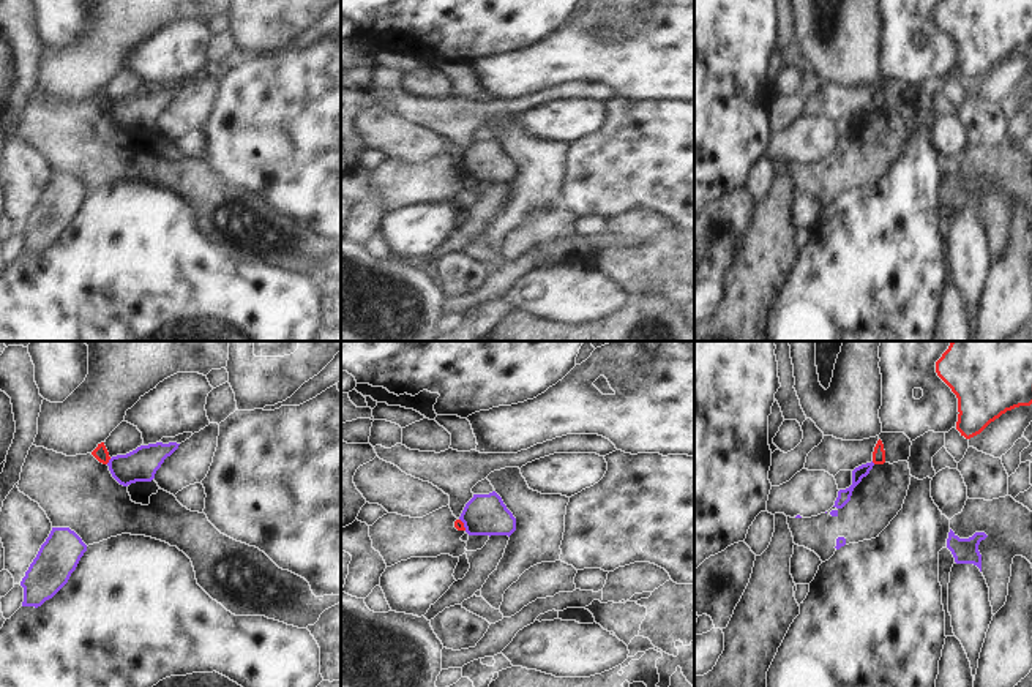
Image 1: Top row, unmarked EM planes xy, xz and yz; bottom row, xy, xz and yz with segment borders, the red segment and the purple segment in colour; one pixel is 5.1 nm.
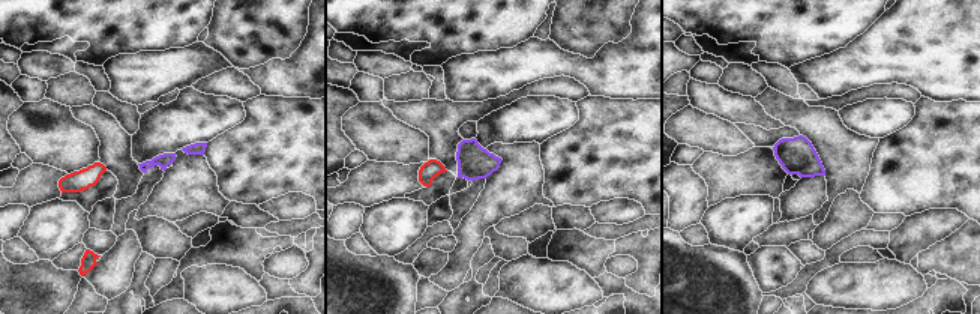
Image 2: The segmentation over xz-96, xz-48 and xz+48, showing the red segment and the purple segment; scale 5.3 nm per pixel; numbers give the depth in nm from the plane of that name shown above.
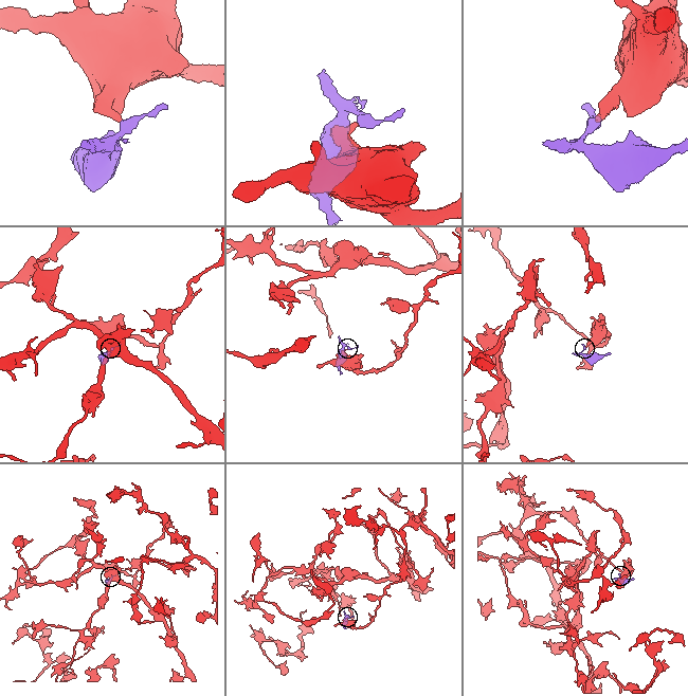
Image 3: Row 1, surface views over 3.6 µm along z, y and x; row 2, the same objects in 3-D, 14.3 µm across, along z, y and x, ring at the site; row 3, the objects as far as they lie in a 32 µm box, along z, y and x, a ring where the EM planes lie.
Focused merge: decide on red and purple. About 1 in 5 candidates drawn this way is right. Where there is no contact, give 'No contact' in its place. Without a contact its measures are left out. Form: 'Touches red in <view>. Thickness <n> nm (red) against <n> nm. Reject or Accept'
Touches red in xy. Thickness 70 nm (red) against 170 nm. Reject

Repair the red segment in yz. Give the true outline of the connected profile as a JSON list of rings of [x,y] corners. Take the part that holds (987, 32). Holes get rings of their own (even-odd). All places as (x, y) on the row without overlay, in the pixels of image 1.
[[[942,0],[936,19],[958,44],[956,76],[966,85],[1007,57],[1032,51],[1032,0]]]

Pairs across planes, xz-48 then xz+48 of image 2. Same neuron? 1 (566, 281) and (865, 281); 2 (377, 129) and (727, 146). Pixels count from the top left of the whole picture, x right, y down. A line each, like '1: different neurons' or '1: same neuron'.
1: same neuron
2: same neuron

